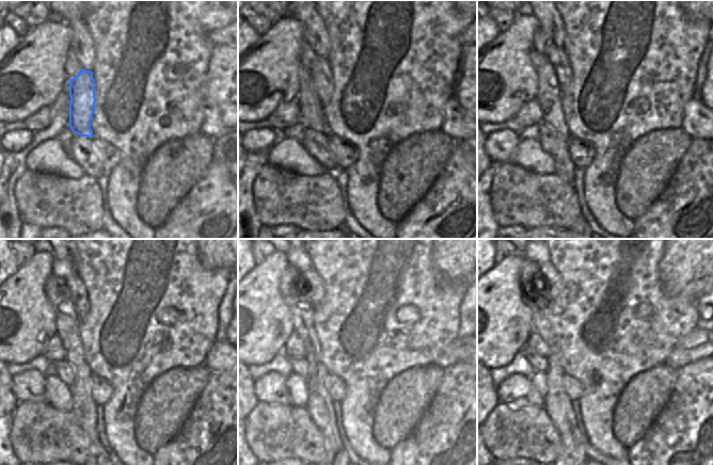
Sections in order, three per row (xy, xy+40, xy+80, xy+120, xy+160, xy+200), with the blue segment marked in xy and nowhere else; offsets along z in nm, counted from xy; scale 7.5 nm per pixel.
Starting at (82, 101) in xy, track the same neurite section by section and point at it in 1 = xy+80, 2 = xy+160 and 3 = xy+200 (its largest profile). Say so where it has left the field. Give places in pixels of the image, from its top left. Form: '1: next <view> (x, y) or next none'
1: next xy+80 (557, 58)
2: next xy+160 (316, 297)
3: next xy+200 (547, 269)

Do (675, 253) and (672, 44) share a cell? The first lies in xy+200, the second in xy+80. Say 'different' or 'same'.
different

